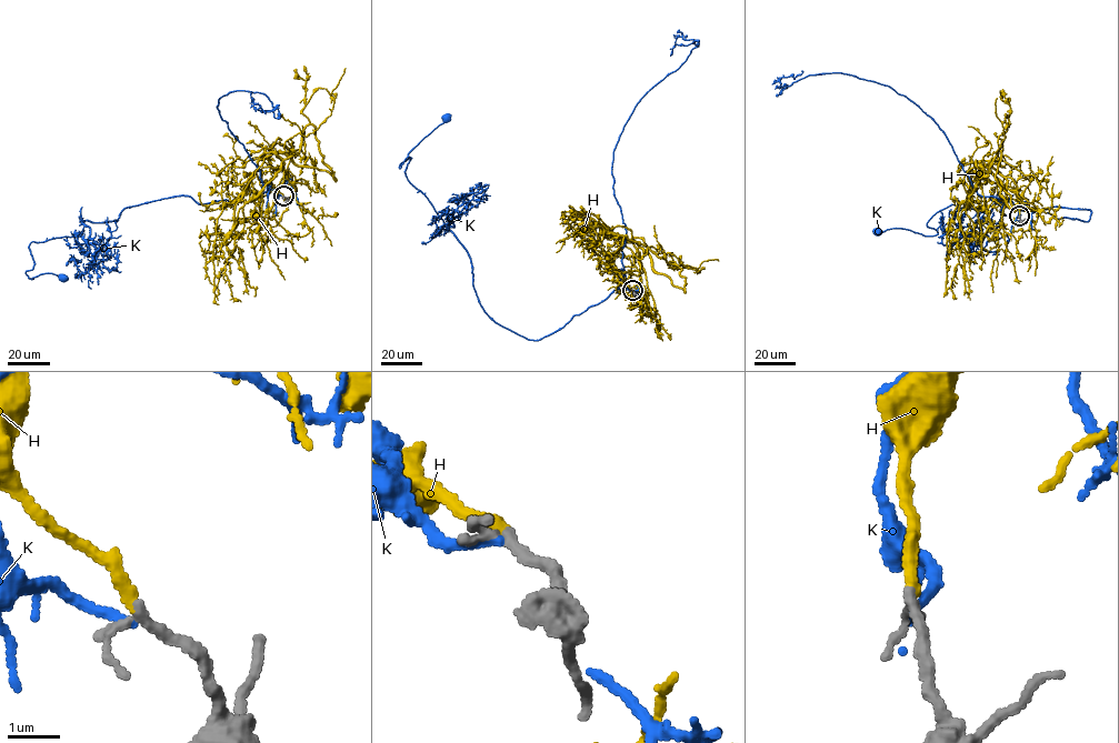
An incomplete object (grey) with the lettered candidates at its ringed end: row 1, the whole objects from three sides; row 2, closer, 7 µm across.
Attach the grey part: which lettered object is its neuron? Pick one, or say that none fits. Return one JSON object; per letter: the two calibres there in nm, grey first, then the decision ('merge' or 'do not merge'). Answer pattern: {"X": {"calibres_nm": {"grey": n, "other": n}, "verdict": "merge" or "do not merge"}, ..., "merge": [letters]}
{"H": {"calibres_nm": {"grey": 180, "other": 240}, "verdict": "merge"}, "K": {"calibres_nm": {"grey": 180, "other": 180}, "verdict": "do not merge"}, "merge": ["H"]}

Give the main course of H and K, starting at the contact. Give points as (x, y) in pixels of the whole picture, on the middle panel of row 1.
H: (632, 290), (628, 289), (637, 289), (640, 273), (631, 251), (591, 218), (577, 212), (565, 221), (569, 221)
K: (631, 290), (620, 283), (538, 340), (498, 324), (467, 250), (408, 179), (411, 159), (399, 168), (446, 118)

